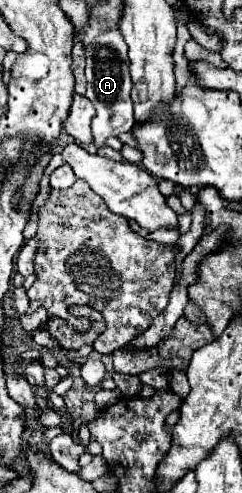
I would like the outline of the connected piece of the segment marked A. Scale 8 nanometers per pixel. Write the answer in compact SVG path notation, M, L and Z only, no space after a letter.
M117 28L103 30L89 46L85 46L85 74L87 74L87 98L93 102L97 114L93 118L93 144L97 148L105 146L109 136L119 136L131 132L135 126L133 120L133 102L131 102L131 76L129 76L129 56L127 44Z

